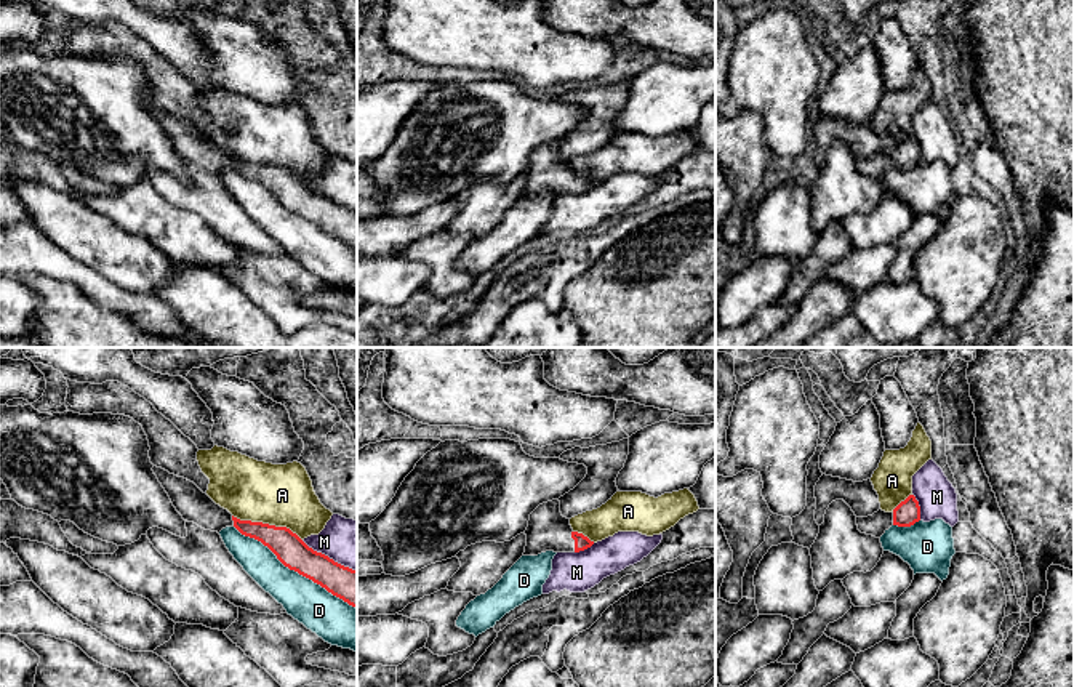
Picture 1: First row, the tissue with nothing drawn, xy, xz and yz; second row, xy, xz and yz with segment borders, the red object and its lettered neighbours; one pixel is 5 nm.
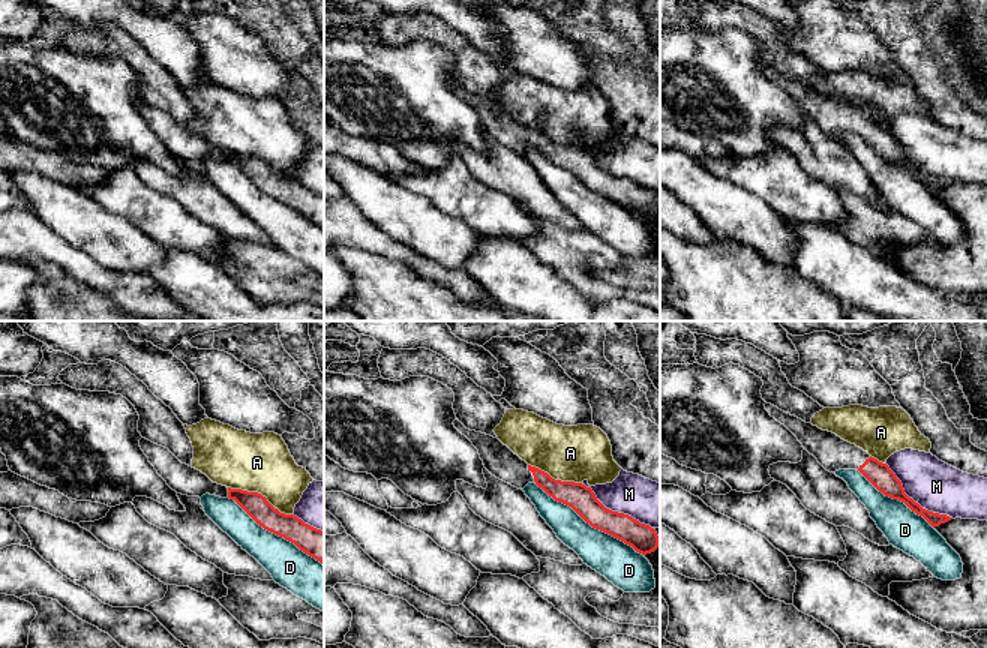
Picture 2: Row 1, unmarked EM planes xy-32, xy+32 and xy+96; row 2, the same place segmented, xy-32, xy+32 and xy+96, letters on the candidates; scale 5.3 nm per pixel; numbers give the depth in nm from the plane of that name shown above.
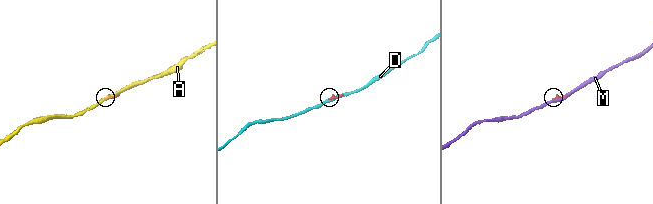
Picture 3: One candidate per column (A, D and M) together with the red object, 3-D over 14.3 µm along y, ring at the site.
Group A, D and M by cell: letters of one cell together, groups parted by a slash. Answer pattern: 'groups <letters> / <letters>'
groups A / D / M

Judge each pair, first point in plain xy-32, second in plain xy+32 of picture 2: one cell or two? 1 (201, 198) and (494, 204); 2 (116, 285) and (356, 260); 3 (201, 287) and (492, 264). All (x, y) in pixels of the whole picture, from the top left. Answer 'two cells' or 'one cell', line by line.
1: two cells
2: two cells
3: one cell

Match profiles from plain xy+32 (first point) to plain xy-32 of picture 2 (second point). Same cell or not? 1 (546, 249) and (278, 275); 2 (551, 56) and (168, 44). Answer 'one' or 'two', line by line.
1: one
2: two

